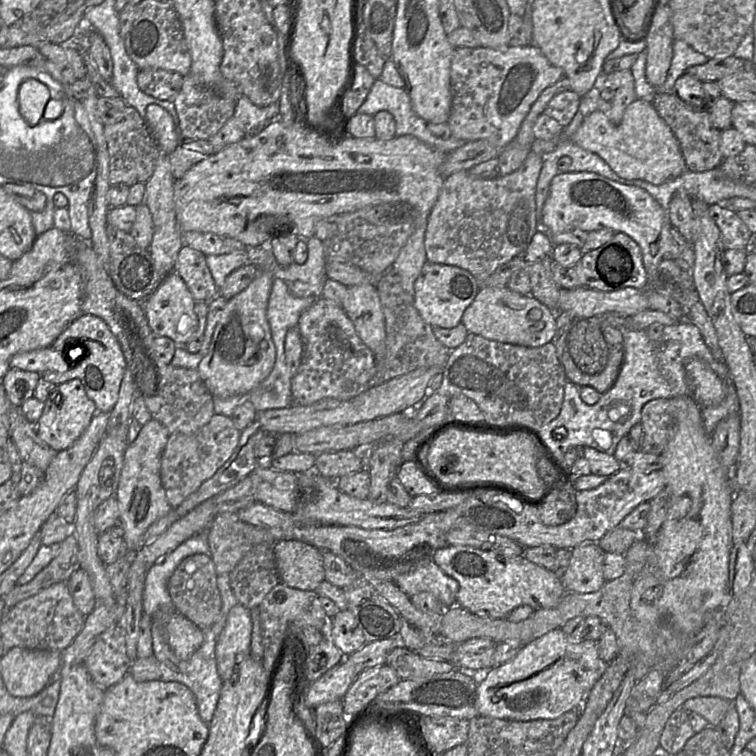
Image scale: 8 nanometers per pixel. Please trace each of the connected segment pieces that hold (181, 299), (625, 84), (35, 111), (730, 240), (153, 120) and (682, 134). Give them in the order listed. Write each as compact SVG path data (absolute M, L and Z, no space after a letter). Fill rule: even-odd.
M175 271L170 272L155 291L142 301L148 325L153 334L169 337L178 345L186 345L192 340L198 328L195 303L187 285Z
M631 70L601 72L592 89L583 97L584 107L601 110L612 124L618 125L626 108L637 100Z
M29 78L22 82L18 91L20 113L31 125L38 124L44 116L50 90L42 82Z
M718 204L709 206L709 215L720 230L725 250L748 250L752 233L736 212Z
M150 104L146 109L145 120L161 152L170 154L179 146L182 137L166 109Z
M656 92L652 105L660 118L670 128L676 137L687 170L691 172L705 172L714 169L724 160L720 152L720 133L709 117L708 112L694 112L672 92Z

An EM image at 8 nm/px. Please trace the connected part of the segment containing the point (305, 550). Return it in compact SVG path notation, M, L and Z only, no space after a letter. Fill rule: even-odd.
M282 540L273 546L280 582L287 586L315 591L325 580L322 552L298 540Z

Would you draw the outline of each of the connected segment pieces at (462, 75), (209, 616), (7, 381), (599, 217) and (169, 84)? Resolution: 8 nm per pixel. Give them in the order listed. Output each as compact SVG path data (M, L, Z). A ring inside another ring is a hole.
M536 45L496 49L456 47L450 65L452 106L447 122L451 136L462 142L486 140L498 148L504 148L516 137L521 123L540 94L563 77L564 71L551 64Z
M197 553L184 558L168 582L168 591L175 608L200 629L210 627L220 614L222 601L211 556Z
M10 368L1 380L6 394L13 406L21 407L31 397L41 378L40 373Z
M565 172L556 175L540 216L540 228L555 235L573 229L592 232L610 229L634 240L641 249L646 274L652 274L669 249L672 225L668 213L645 190L624 185L594 172Z
M139 69L137 84L146 94L173 101L181 90L184 77L179 73L162 69Z

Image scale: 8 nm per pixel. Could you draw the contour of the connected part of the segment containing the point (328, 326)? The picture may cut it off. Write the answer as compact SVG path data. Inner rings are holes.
M322 297L317 298L313 305L302 313L298 328L303 352L301 363L291 382L295 402L299 405L312 405L325 399L349 400L373 386L374 355L358 336L352 322L340 305Z

